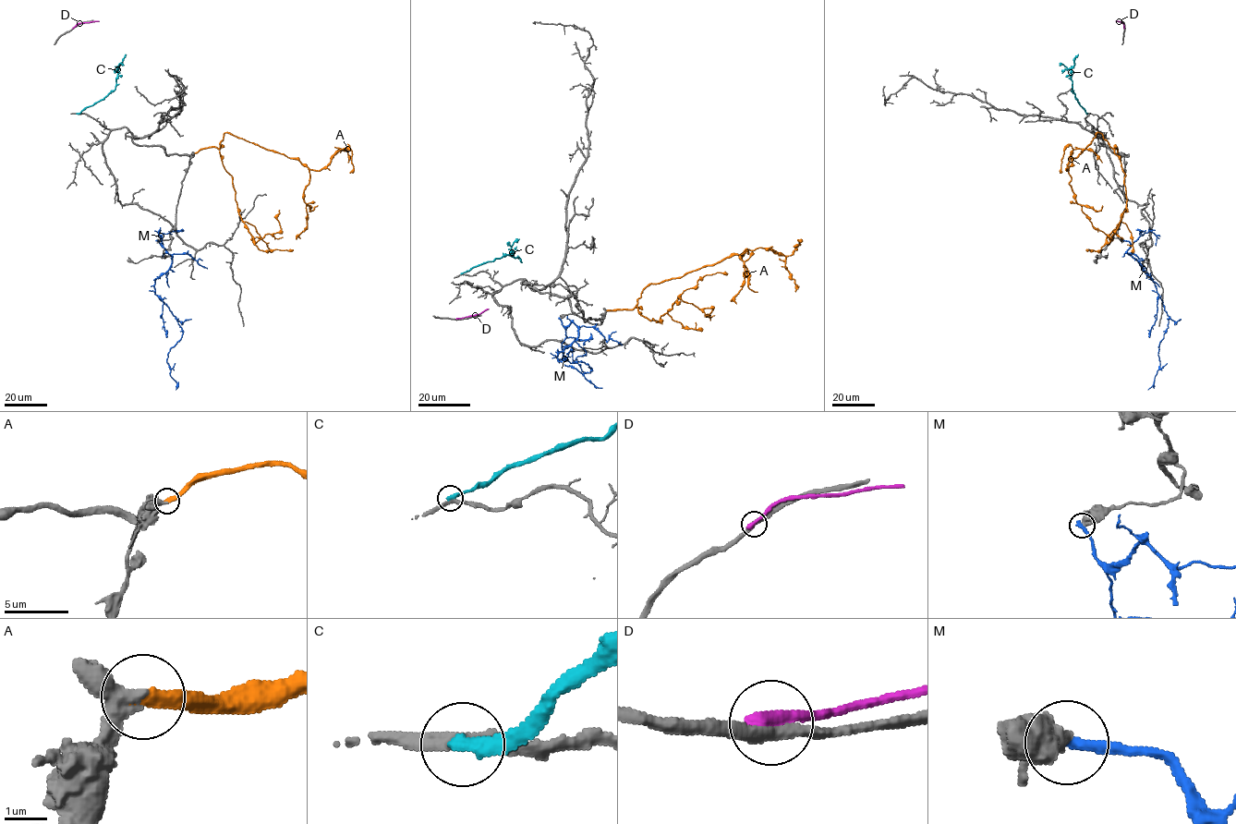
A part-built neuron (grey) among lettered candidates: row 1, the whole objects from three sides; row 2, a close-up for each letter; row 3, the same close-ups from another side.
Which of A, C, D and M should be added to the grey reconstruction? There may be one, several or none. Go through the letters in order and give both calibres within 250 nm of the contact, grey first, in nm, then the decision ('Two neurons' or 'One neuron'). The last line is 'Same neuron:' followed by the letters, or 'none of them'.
A: Thickness 320 nm (grey) against 360 nm. One neuron
C: Thickness 280 nm (grey) against 340 nm. Two neurons
D: Thickness 320 nm (grey) against 400 nm. Two neurons
M: Thickness 600 nm (grey) against 300 nm. Two neurons
Same neuron: A

